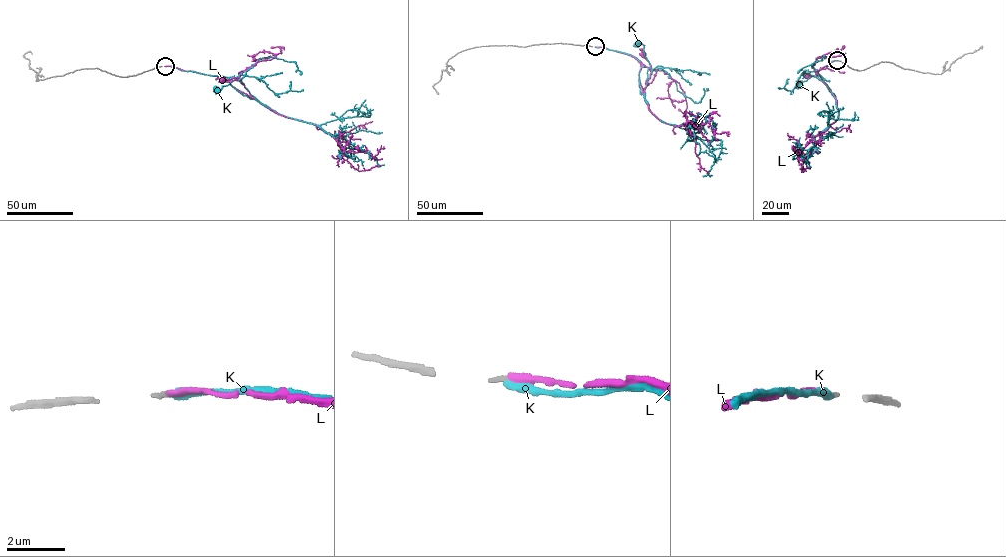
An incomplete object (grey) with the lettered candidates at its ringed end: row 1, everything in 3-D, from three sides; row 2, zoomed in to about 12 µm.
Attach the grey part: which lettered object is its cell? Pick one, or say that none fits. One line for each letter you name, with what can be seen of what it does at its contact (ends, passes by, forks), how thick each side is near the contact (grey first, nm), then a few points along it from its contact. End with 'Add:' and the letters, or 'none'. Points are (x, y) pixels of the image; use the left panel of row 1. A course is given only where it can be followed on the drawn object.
L: it ends there; 120 nm thick on the grey side, 240 nm on the other; it runs (165, 66), (223, 77), (255, 97), (238, 80), (223, 79)
Add: L

